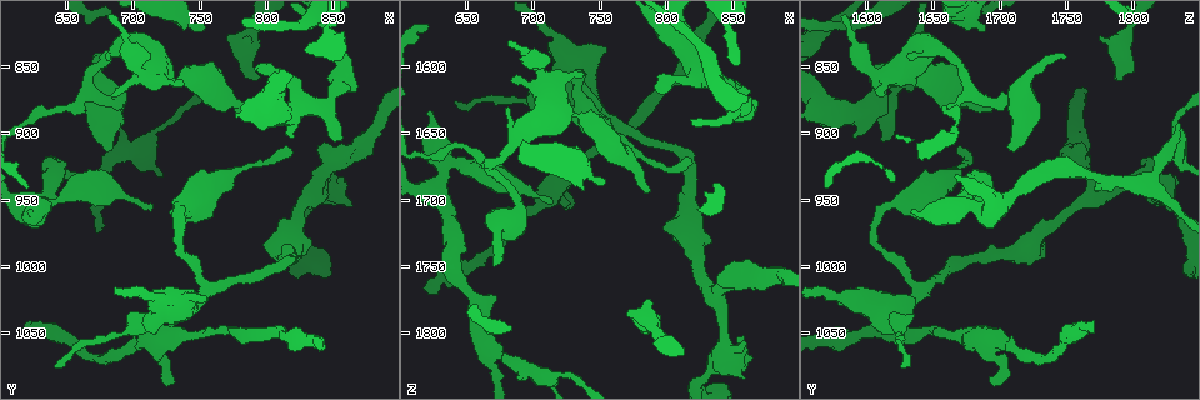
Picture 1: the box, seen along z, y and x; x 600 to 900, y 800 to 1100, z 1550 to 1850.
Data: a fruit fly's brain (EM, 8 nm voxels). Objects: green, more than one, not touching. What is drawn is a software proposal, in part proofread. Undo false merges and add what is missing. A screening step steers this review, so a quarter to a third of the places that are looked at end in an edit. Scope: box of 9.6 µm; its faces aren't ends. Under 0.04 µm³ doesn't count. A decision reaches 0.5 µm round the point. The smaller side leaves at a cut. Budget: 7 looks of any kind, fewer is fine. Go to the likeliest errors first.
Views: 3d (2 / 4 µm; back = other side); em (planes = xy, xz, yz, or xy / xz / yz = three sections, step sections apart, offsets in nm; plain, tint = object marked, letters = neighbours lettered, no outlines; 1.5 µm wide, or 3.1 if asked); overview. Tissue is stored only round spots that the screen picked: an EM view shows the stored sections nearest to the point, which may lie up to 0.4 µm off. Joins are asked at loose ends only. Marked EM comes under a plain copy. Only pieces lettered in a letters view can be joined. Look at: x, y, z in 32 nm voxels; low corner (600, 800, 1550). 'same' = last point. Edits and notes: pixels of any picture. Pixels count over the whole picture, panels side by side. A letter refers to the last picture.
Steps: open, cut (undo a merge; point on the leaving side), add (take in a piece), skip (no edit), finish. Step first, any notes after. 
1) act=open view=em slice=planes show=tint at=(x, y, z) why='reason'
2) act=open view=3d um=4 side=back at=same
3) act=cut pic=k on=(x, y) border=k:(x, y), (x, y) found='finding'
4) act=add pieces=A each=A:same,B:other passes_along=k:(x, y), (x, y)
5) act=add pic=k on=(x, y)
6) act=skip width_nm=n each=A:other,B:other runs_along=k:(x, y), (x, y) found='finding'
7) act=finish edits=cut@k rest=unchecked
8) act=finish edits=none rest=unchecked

act=open view=em slice=planes show=letters at=(622, 1038, 1766) why='free end'

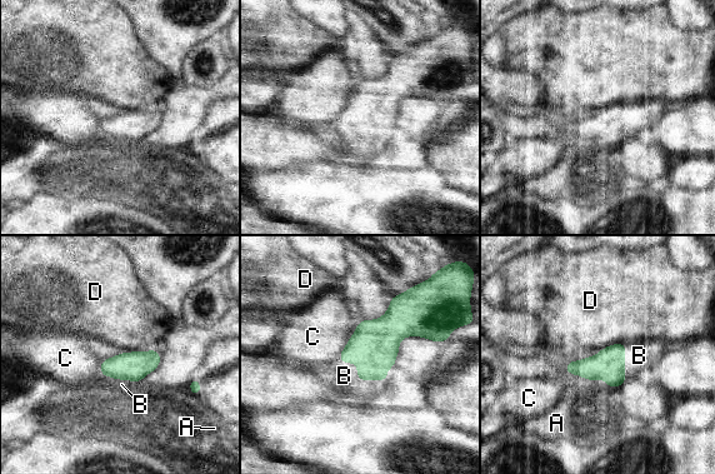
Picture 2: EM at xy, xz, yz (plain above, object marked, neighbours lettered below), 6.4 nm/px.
act=add pieces=B each=A:other,B:same,C:other,D:other passes_along=2:(374, 345), (363, 379), (344, 375) found='the cell continues'

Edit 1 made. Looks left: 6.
act=open view=overview why='redraw'

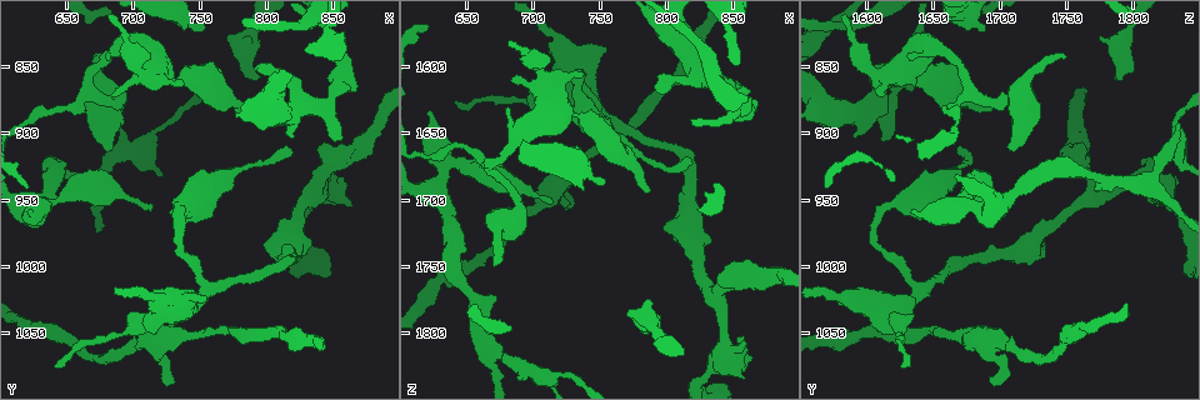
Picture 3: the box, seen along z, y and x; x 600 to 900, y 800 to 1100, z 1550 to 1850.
act=open view=3d um=2 at=(816, 916, 1668)

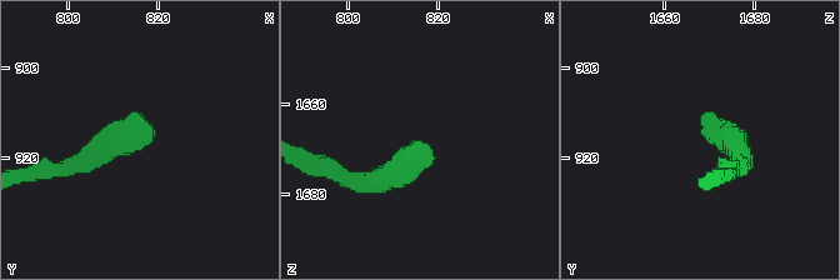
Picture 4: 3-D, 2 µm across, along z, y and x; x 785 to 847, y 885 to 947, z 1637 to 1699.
act=open view=em slice=planes show=letters at=(818, 916, 1669)

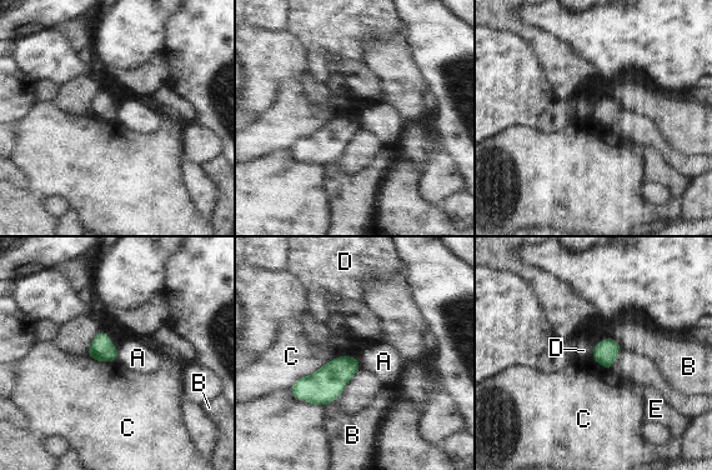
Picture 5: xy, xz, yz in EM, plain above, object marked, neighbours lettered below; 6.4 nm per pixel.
act=skip each=A:other,B:other,C:other,D:other,E:other border=5:(356, 358), (336, 356), (289, 389) found='none of them fits'

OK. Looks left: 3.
act=finish edits=add@2 rest=unchecked

